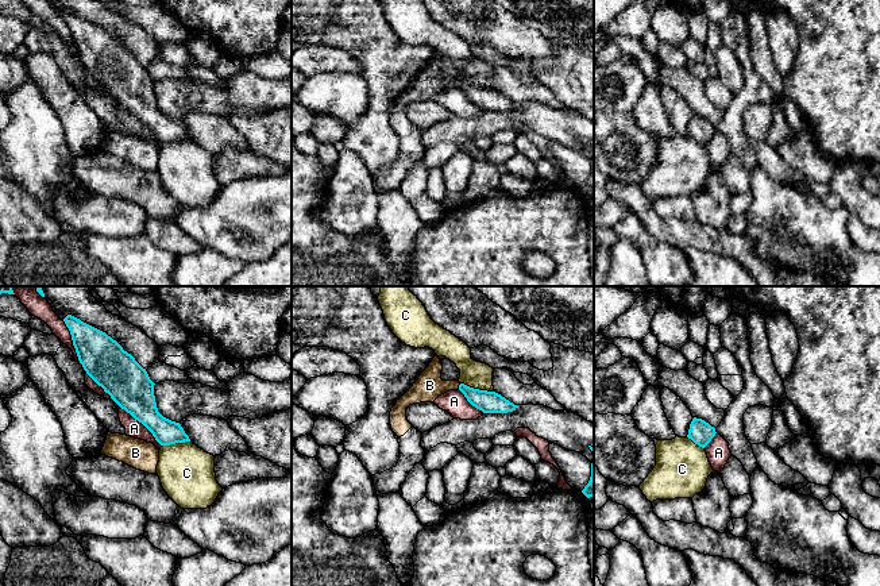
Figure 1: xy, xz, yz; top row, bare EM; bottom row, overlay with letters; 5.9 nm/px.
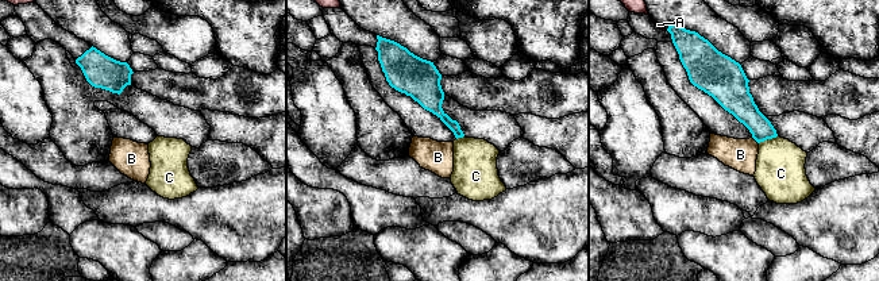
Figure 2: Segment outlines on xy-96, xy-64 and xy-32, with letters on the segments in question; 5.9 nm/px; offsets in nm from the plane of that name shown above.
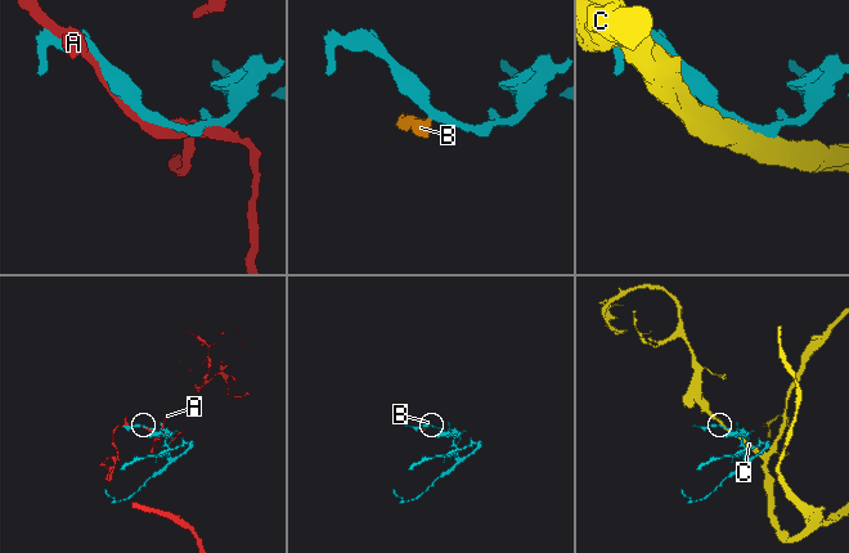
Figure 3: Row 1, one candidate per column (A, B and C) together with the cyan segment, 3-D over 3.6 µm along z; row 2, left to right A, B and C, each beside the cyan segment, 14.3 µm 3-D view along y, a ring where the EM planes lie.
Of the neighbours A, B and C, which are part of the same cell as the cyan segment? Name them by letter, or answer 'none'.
none

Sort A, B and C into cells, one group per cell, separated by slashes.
A / B / C

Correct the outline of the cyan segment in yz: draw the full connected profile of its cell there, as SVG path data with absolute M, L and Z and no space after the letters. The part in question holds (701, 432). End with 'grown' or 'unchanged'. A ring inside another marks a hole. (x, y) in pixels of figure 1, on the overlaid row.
M694 417L687 437L691 439L695 444L705 448L711 439L715 436L715 428L711 427L709 423L706 423L702 419Z | unchanged

